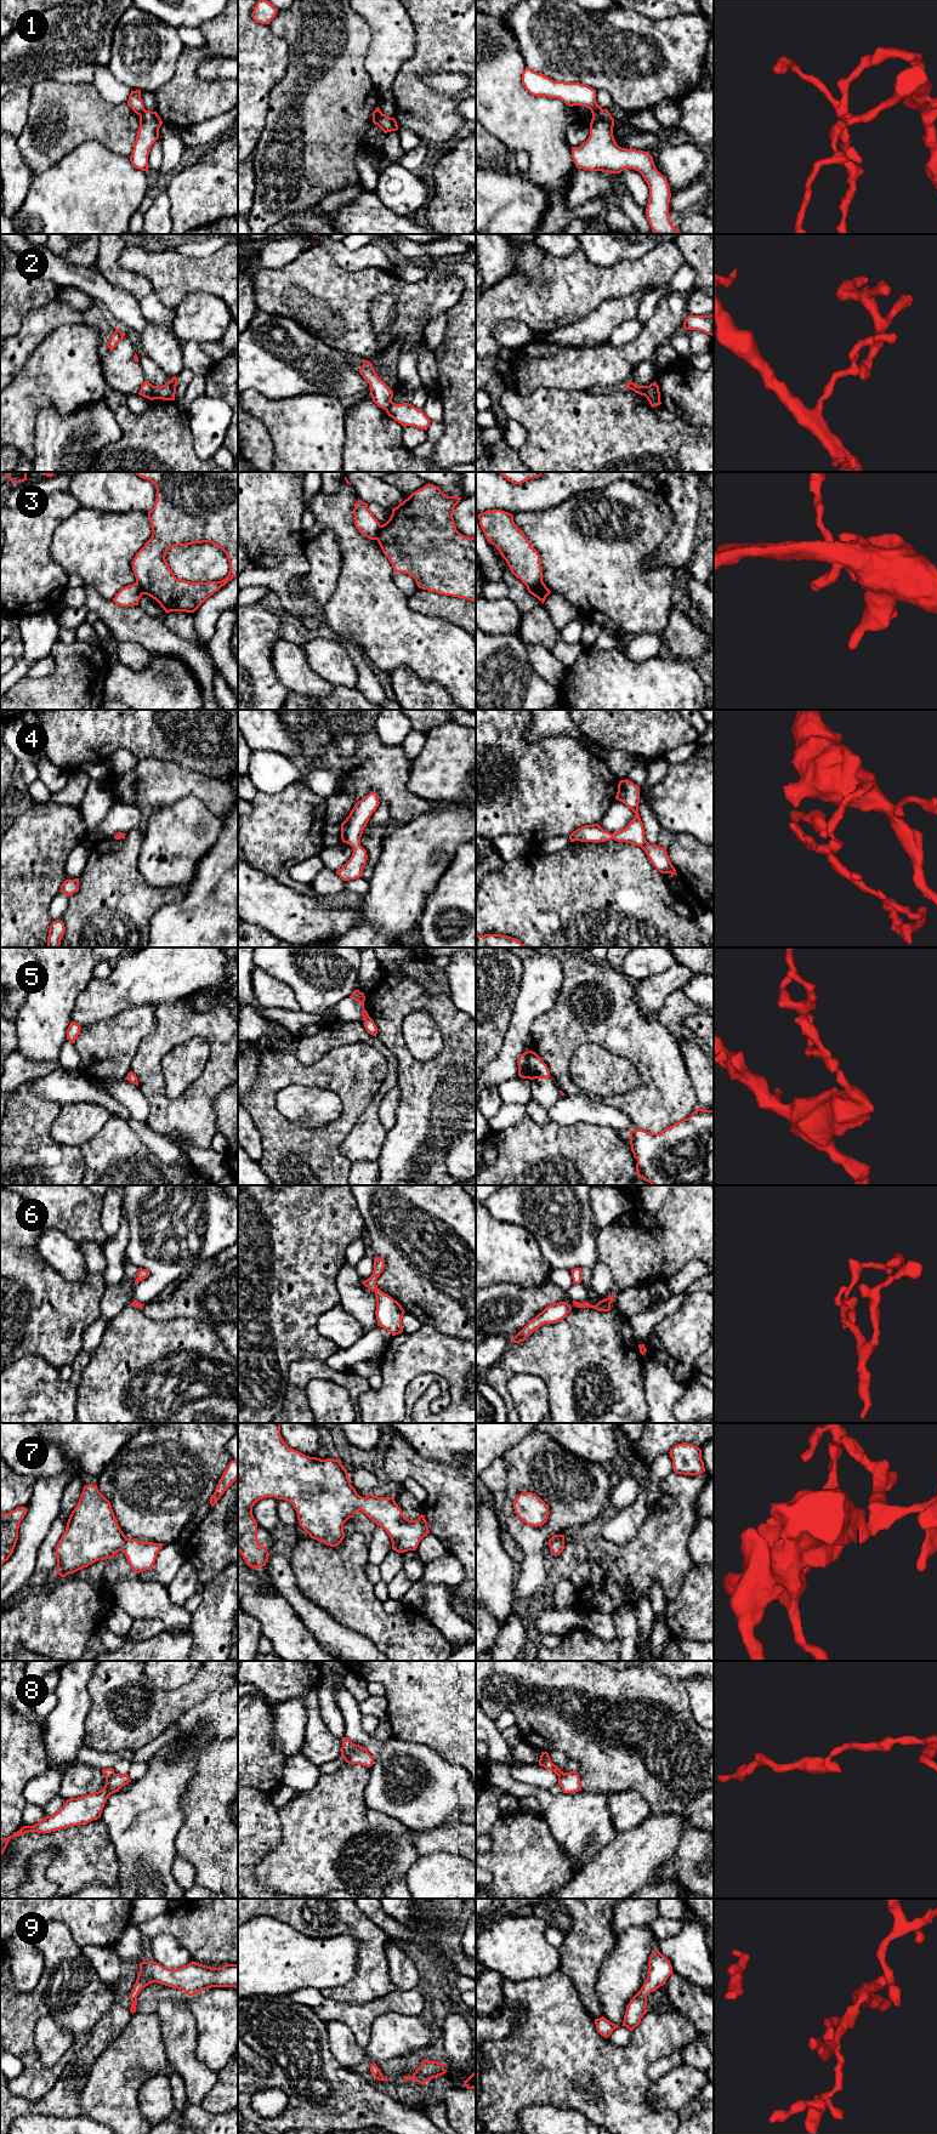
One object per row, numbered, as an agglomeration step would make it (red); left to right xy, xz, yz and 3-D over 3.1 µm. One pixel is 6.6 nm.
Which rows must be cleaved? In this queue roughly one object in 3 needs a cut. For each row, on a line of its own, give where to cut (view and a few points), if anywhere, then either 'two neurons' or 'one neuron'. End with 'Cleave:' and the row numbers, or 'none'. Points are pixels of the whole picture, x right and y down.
1: xz (382, 114), (376, 124) | two neurons
2: xy (153, 386), (149, 398) | two neurons
3: yz (527, 586), (546, 596) | two neurons
4: no cut | one neuron
5: no cut | one neuron
6: no cut | one neuron
7: no cut | one neuron
8: xz (355, 1745), (345, 1759) | two neurons
9: no cut | one neuron
Cleave: 1, 2, 3, 8

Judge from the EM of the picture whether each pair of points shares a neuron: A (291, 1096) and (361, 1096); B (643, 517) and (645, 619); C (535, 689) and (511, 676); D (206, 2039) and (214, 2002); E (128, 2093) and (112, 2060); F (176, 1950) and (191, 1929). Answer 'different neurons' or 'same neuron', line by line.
A: different neurons
B: same neuron
C: same neuron
D: same neuron
E: same neuron
F: different neurons

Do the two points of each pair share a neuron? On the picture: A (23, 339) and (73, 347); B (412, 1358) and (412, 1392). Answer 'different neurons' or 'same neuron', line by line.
A: different neurons
B: different neurons

